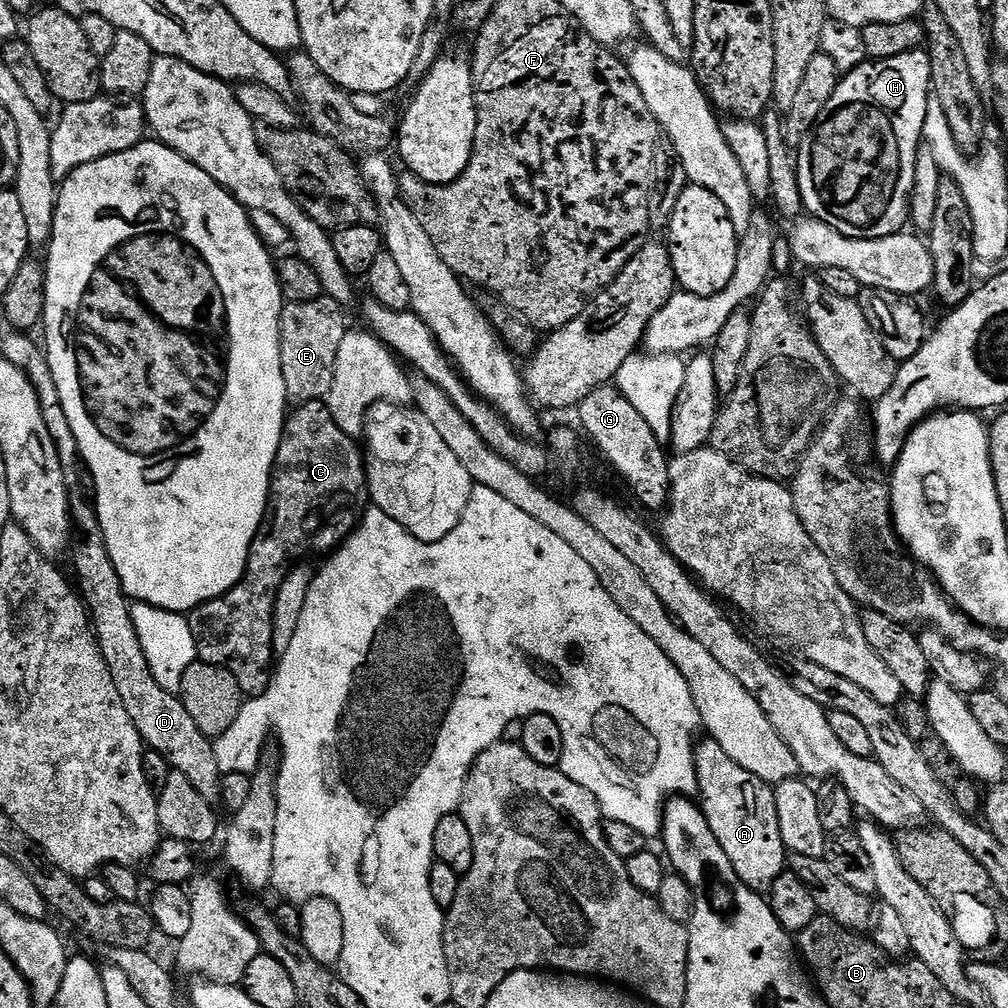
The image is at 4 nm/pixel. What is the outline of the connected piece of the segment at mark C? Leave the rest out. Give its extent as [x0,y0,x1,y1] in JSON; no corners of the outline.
[188,400,370,697]

